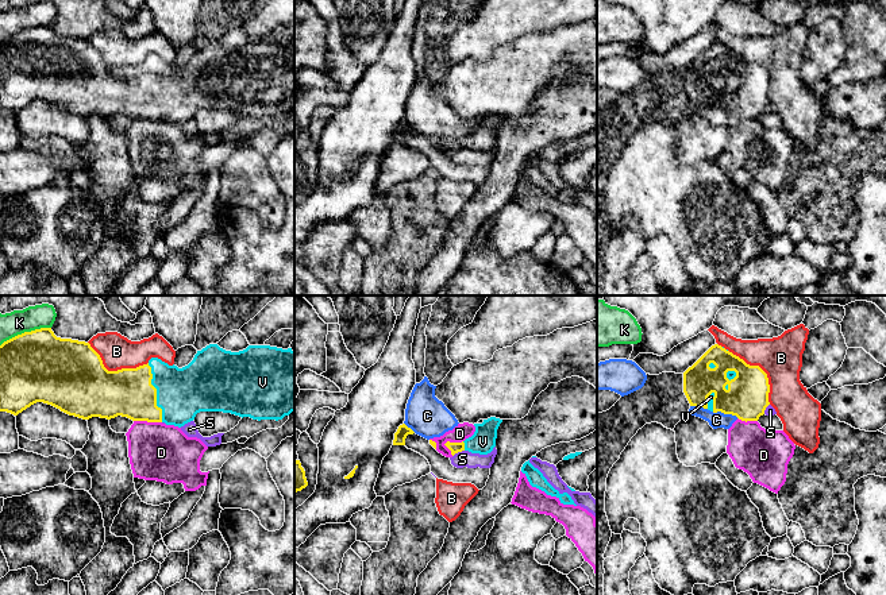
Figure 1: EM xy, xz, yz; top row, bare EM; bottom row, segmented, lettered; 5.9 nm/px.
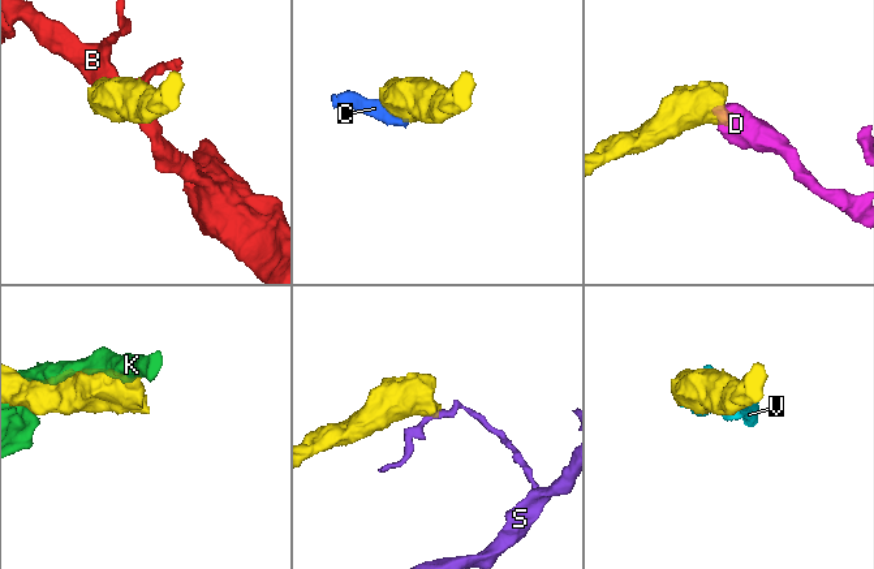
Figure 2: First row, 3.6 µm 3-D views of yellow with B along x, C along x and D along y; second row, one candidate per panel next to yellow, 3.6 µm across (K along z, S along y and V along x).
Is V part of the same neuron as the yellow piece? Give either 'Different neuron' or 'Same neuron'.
Same neuron

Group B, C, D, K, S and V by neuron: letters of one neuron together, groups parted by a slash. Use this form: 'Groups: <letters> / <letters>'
Groups: B / C D / K / S / V

